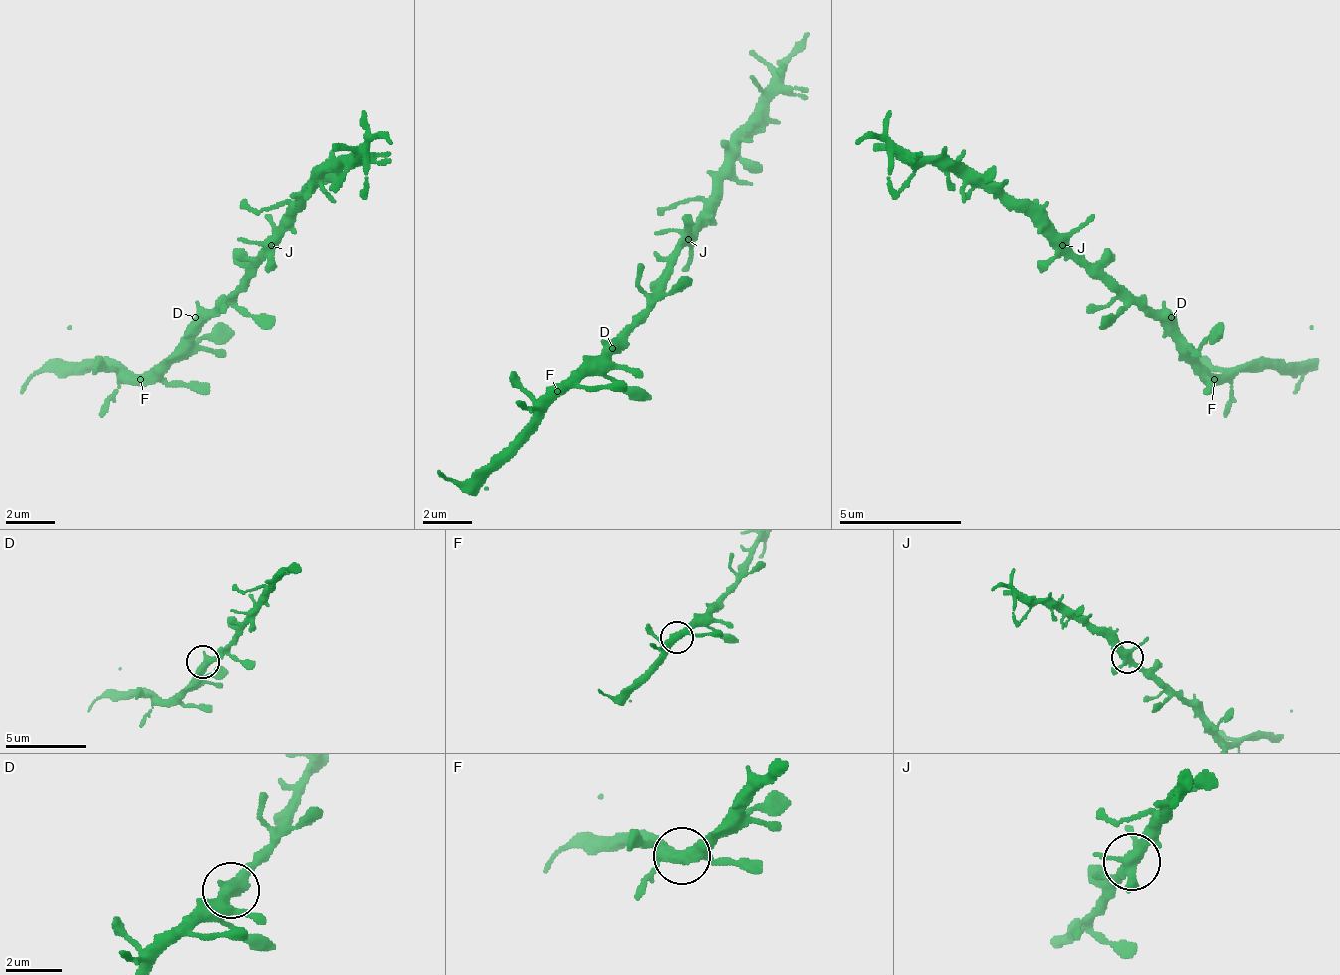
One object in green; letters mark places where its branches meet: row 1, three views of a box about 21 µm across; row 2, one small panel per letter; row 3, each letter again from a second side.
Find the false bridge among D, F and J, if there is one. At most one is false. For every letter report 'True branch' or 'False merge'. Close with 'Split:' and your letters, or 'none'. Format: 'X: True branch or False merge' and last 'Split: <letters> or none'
D: True branch
F: True branch
J: True branch
Split: none

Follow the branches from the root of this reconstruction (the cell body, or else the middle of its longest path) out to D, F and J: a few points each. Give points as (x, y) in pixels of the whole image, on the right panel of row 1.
D: (1103, 280), (1116, 280), (1122, 287), (1140, 293), (1159, 311), (1165, 311), (1171, 317)
F: (1103, 280), (1116, 280), (1214, 379)
J: (1103, 280), (1097, 280), (1060, 244)

